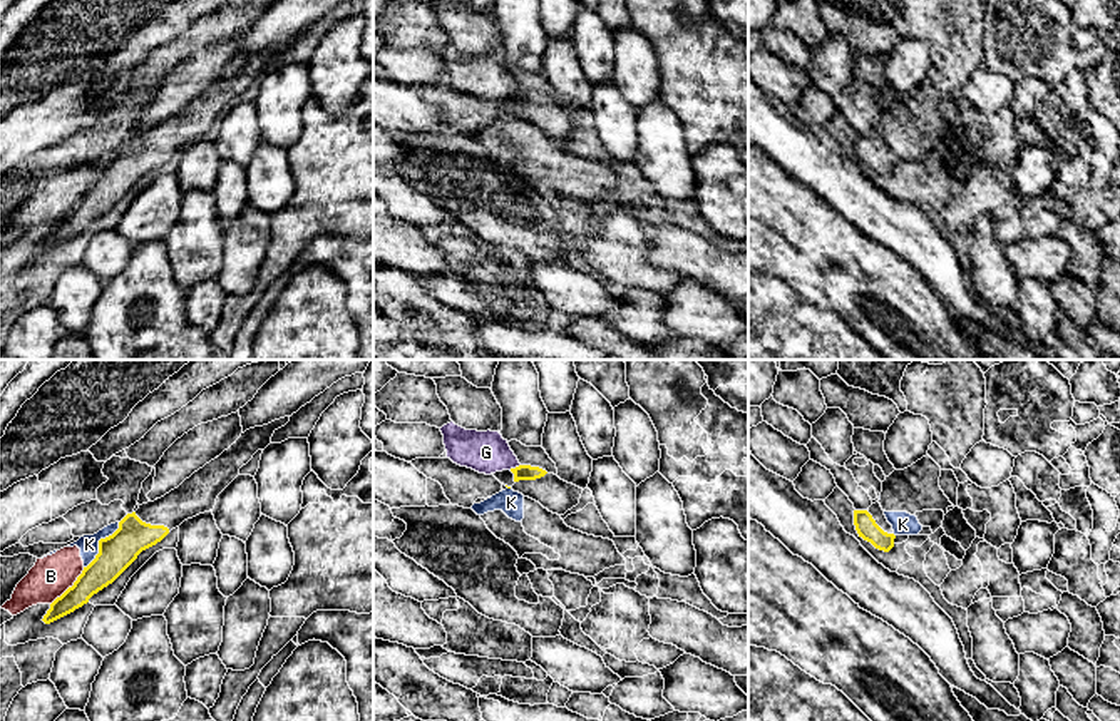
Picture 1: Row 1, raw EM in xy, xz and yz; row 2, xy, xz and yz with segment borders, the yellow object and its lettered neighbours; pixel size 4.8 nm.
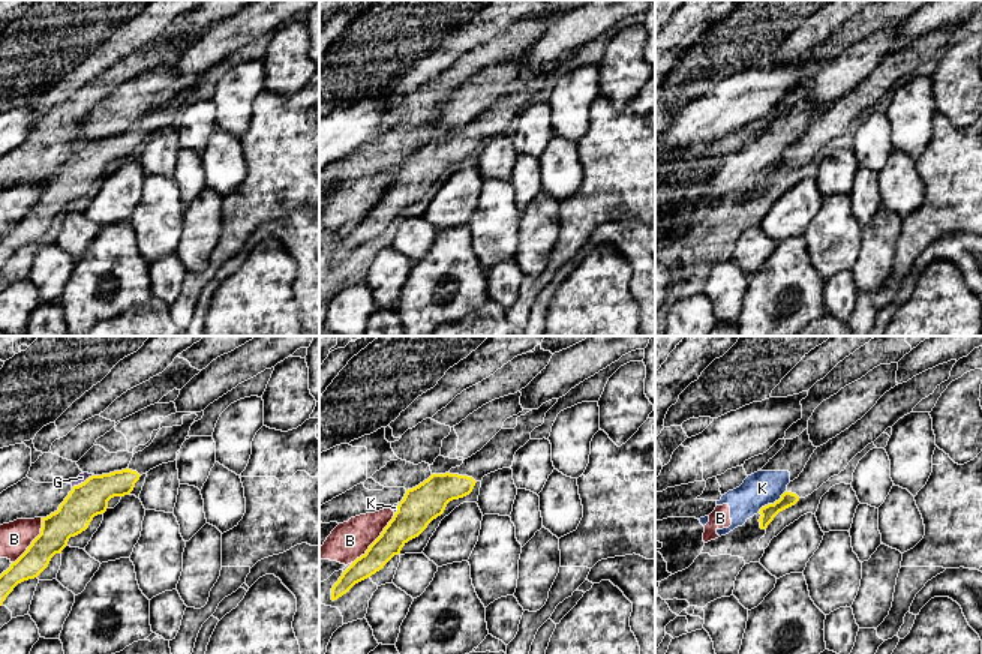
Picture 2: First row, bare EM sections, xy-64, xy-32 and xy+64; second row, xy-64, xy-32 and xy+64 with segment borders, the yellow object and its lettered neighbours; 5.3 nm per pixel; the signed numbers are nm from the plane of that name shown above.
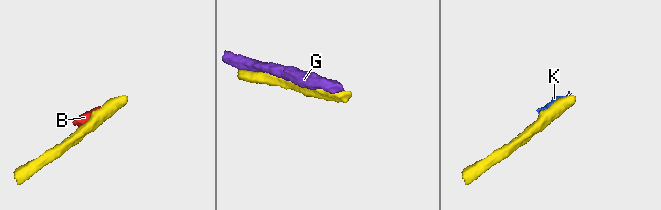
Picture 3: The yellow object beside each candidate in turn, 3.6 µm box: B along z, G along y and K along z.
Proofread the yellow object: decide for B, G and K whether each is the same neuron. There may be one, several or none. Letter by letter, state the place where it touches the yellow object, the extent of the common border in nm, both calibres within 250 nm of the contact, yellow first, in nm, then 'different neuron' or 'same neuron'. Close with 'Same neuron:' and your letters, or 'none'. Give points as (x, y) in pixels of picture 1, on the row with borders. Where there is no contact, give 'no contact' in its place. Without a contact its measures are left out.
B: xy (69, 588) | 240 nm | 160/190 nm | different neuron
G: xz (516, 467) | 60 nm | 80/200 nm | different neuron
K: xy (99, 542) | 280 nm | 180/100 nm | different neuron
Same neuron: none

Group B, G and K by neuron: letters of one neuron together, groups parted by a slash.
B K / G

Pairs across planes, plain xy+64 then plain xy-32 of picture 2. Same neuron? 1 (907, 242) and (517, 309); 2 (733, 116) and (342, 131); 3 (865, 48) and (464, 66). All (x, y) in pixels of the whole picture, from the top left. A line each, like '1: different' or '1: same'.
1: same
2: same
3: different

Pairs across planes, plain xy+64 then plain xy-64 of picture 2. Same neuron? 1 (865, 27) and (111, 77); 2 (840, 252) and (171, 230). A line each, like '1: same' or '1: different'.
1: same
2: same

